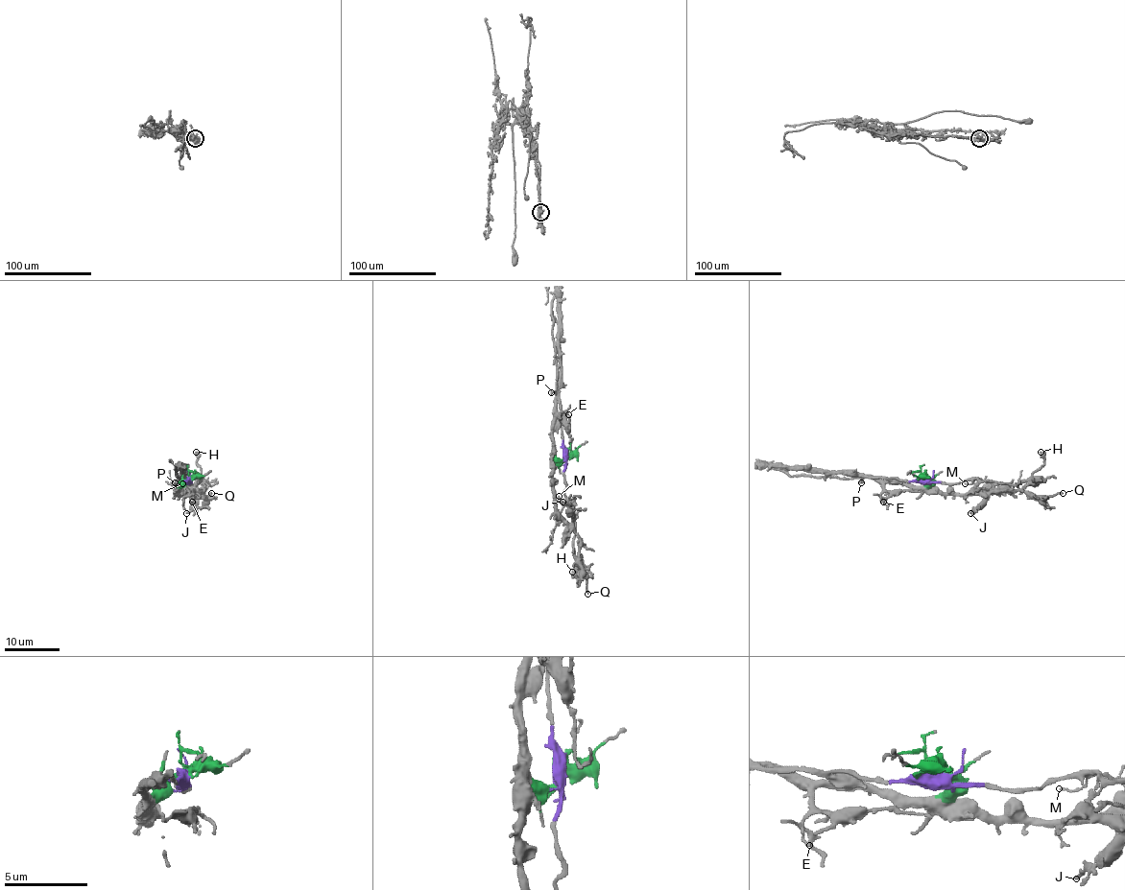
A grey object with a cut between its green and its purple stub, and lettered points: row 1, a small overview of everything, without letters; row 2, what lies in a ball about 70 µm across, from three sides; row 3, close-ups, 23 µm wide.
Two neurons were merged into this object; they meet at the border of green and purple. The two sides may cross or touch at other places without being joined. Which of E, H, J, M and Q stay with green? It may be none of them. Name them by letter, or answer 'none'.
E, J, Q

